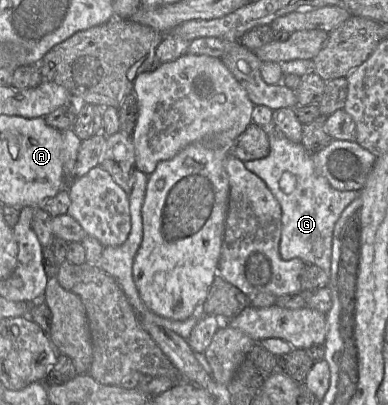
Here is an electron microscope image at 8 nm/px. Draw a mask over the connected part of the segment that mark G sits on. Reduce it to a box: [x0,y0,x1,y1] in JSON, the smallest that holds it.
[243,123,360,275]

